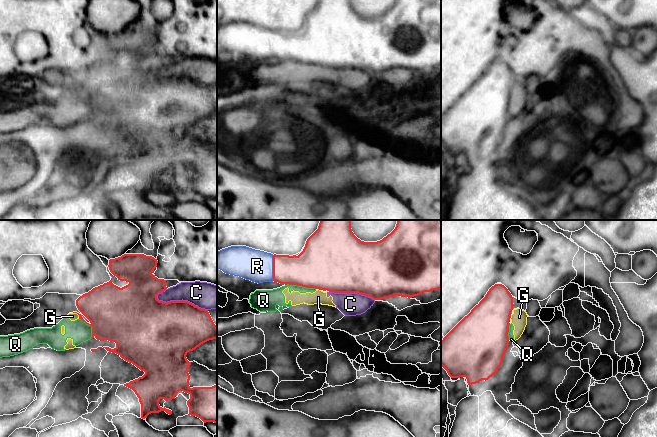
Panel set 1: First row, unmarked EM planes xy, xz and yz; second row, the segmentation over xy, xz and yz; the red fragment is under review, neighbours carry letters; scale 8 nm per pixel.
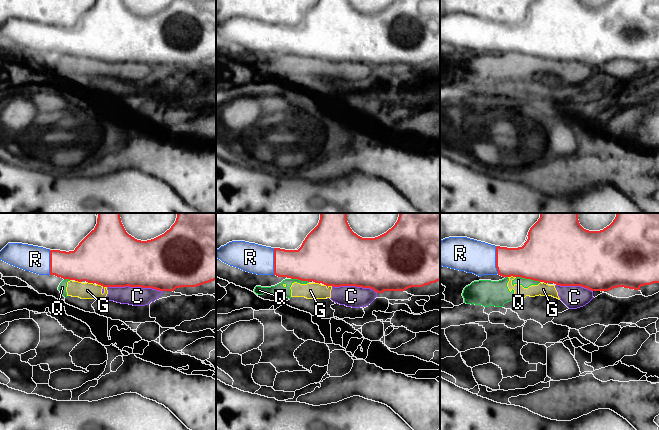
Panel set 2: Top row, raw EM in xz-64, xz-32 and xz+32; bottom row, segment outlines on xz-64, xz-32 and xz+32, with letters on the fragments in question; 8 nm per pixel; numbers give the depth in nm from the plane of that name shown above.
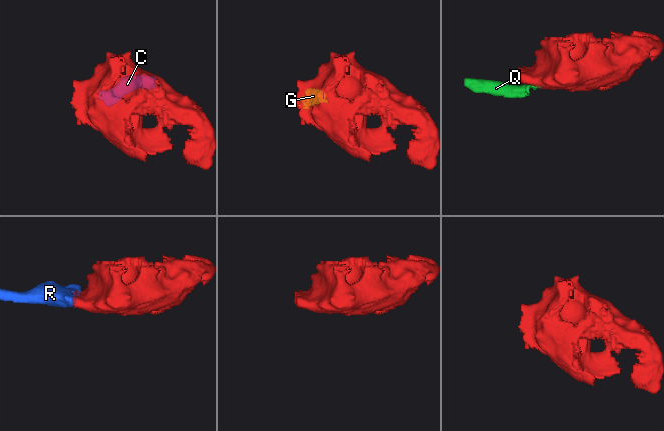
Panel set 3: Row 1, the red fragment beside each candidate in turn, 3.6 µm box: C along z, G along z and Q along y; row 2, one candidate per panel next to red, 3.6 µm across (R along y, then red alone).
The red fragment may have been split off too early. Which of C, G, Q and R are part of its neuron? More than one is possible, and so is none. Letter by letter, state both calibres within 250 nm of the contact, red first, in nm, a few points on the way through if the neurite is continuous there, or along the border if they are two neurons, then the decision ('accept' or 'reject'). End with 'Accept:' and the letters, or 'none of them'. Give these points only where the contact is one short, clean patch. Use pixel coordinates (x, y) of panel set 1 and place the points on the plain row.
C: calibres 460 and 200 nm; reject
G: calibres 360 and 60 nm; border xy (73, 88), (79, 94); reject
Q: calibres 400 and 130 nm; border xz (285, 60), (296, 60), (315, 65); reject
R: calibres 260 and 260 nm; accept
Accept: R

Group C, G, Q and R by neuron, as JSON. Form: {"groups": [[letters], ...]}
{"groups": [["C", "G", "Q"], ["R"]]}

